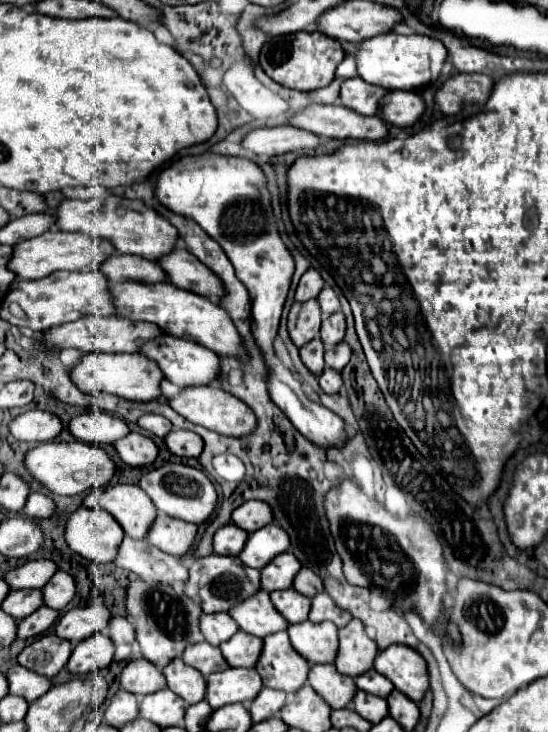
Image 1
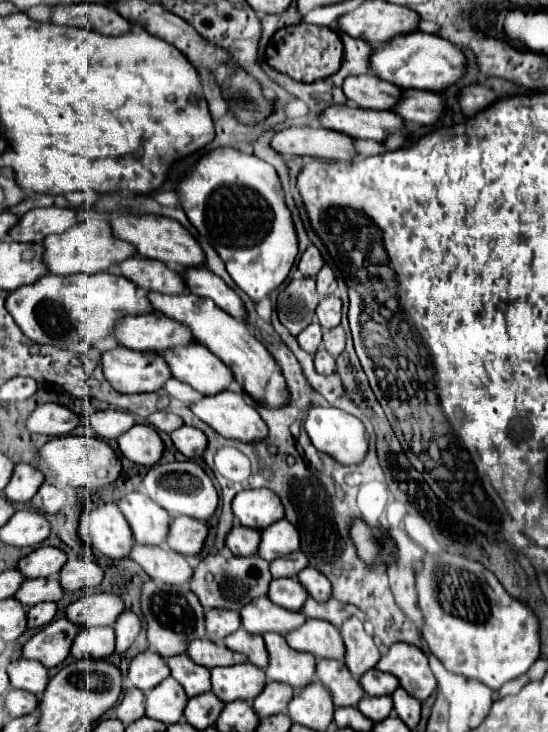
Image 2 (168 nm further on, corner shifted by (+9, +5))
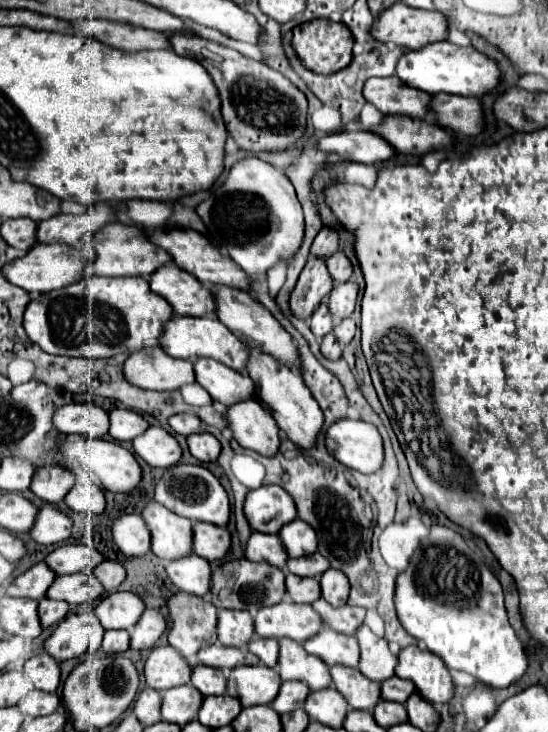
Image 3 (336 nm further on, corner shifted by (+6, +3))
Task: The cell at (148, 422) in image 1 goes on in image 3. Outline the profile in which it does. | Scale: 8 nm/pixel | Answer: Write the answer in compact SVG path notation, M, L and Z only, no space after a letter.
M195 413L173 415L169 419L169 425L173 427L175 433L181 433L181 435L193 435L193 433L201 431L201 421L199 421L199 417L195 417Z

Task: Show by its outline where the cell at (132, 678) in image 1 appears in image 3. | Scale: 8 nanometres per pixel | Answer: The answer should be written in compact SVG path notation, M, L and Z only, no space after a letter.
M155 647L145 663L145 681L157 691L165 691L191 681L191 665L173 647Z

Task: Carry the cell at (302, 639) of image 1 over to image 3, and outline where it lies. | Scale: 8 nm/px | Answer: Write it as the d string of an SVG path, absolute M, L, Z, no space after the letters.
M325 627L321 633L311 637L309 641L305 641L303 647L307 653L321 657L329 667L331 665L357 667L357 663L359 663L359 645L357 645L355 637L335 633L329 627Z

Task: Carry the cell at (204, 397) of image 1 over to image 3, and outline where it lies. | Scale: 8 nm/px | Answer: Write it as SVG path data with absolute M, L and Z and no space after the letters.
M257 399L241 401L229 407L225 413L233 437L241 447L251 449L265 457L275 457L281 445L279 427L271 417L271 411L265 409Z

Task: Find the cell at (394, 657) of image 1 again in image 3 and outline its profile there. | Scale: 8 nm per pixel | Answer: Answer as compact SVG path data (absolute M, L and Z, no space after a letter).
M405 647L399 653L397 675L413 681L417 693L429 703L449 703L455 693L455 685L443 659L435 657L431 651L421 651L419 647Z

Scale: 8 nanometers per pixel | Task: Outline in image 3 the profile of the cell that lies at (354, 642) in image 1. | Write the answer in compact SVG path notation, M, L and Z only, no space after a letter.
M361 625L357 631L357 641L361 647L361 661L359 661L359 671L371 679L371 681L385 681L395 675L395 665L397 665L397 655L389 651L389 645L383 637L377 637L371 633L367 625Z

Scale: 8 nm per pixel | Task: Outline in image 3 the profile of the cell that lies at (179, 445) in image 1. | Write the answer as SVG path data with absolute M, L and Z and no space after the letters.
M195 433L187 437L187 445L189 451L195 459L203 461L203 463L211 463L219 459L221 453L221 443L211 435L211 433Z

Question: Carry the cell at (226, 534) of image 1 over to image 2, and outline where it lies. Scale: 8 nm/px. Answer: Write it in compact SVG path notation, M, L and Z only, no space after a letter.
M234 521L232 531L228 531L224 543L234 555L254 555L258 541L260 541L260 535L256 529L244 527L238 521Z

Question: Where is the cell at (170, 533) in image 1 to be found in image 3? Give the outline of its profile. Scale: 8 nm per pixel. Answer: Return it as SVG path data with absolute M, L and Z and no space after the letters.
M211 523L193 525L193 553L205 557L209 563L221 561L231 551L231 533Z

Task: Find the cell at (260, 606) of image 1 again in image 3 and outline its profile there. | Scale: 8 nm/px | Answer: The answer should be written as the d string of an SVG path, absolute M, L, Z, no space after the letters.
M281 601L273 607L263 607L255 615L255 631L261 637L287 637L303 643L315 637L315 633L319 633L323 627L323 619L319 619L319 613L315 613L311 605L297 605L293 601Z

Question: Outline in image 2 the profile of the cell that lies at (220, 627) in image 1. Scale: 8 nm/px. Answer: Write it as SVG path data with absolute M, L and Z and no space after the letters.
M206 611L206 637L214 643L222 643L222 639L234 633L240 627L240 615L236 611Z

